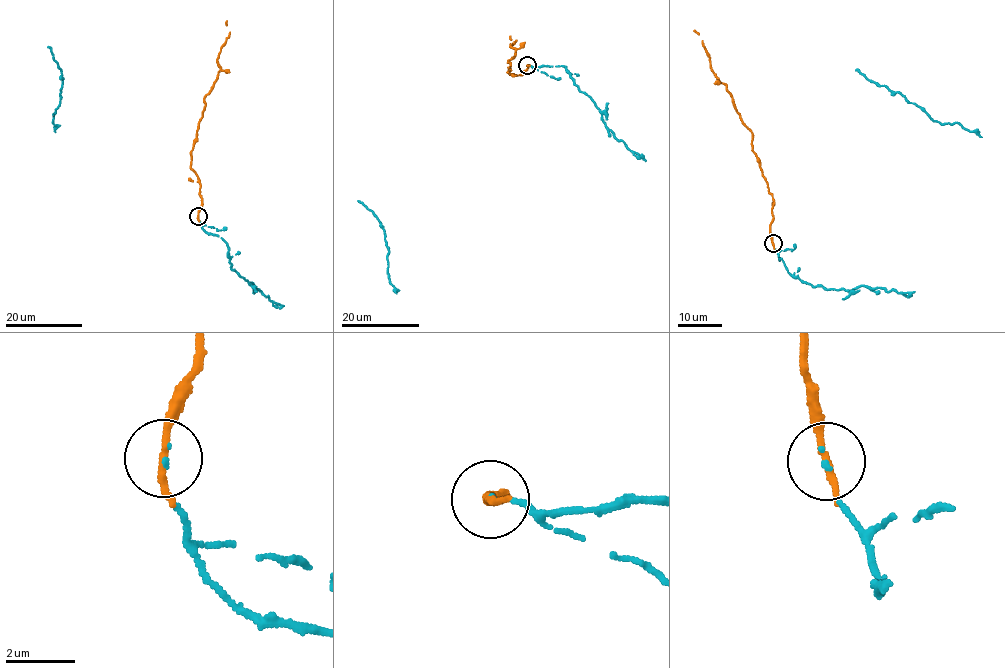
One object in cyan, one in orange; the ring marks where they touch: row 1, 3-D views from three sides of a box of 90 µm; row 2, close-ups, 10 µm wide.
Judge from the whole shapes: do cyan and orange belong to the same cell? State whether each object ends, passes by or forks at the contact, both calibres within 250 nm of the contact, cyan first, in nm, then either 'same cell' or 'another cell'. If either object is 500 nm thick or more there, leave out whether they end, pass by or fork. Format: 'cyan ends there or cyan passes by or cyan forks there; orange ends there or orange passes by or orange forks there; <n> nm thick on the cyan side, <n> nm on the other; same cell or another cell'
cyan ends there; orange passes by; 60 nm thick on the cyan side, 180 nm on the other; same cell

